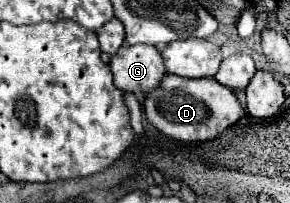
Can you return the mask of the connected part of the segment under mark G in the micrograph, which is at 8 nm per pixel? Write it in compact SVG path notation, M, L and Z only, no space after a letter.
M147 44L121 46L121 50L111 56L109 66L115 86L133 94L153 90L167 74L159 50Z

